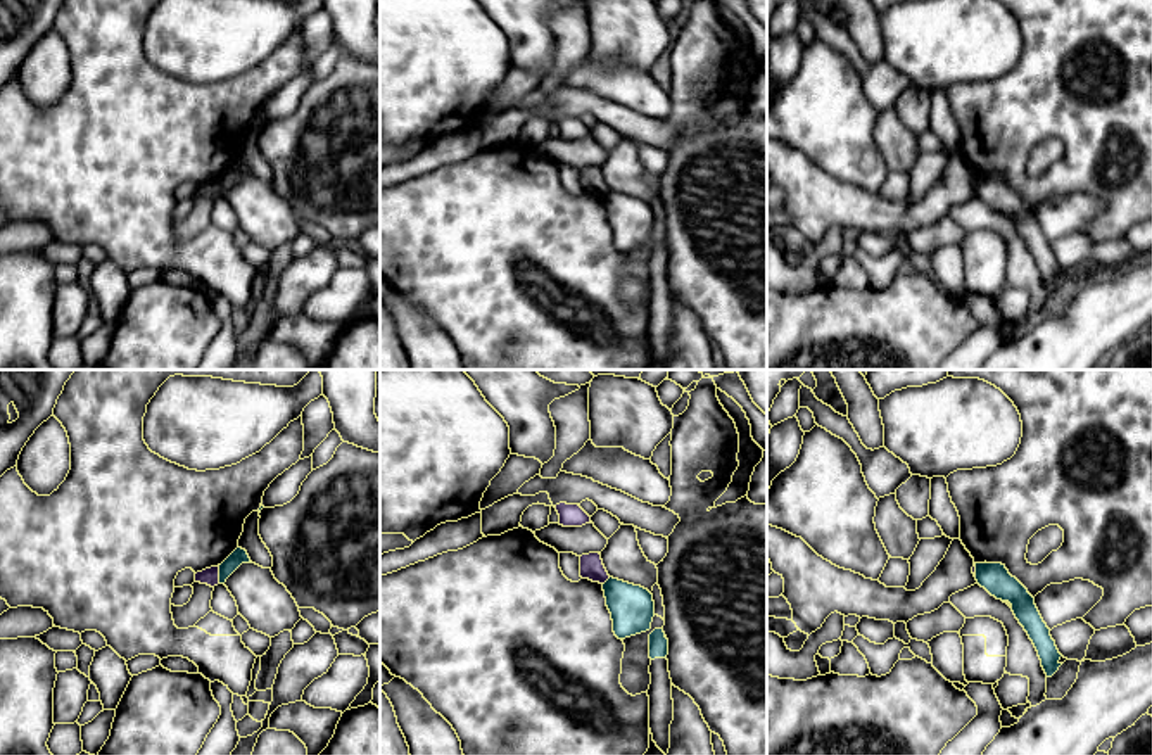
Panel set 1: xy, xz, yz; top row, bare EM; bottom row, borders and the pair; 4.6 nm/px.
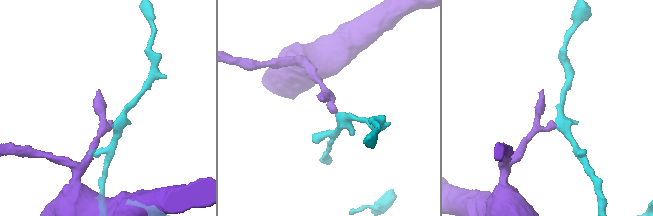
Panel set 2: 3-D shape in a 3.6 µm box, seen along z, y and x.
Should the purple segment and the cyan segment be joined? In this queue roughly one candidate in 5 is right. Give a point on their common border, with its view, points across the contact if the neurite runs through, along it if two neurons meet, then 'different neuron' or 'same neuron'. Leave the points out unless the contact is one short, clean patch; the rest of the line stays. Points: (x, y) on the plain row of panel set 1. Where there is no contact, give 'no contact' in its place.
contact xy (218, 187); different neuron

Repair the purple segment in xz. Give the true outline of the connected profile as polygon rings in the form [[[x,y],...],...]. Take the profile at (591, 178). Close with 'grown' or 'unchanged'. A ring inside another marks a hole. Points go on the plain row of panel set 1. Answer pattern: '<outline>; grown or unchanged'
[[[599,166],[580,169],[580,190],[599,197],[604,197],[610,192]]]; unchanged

